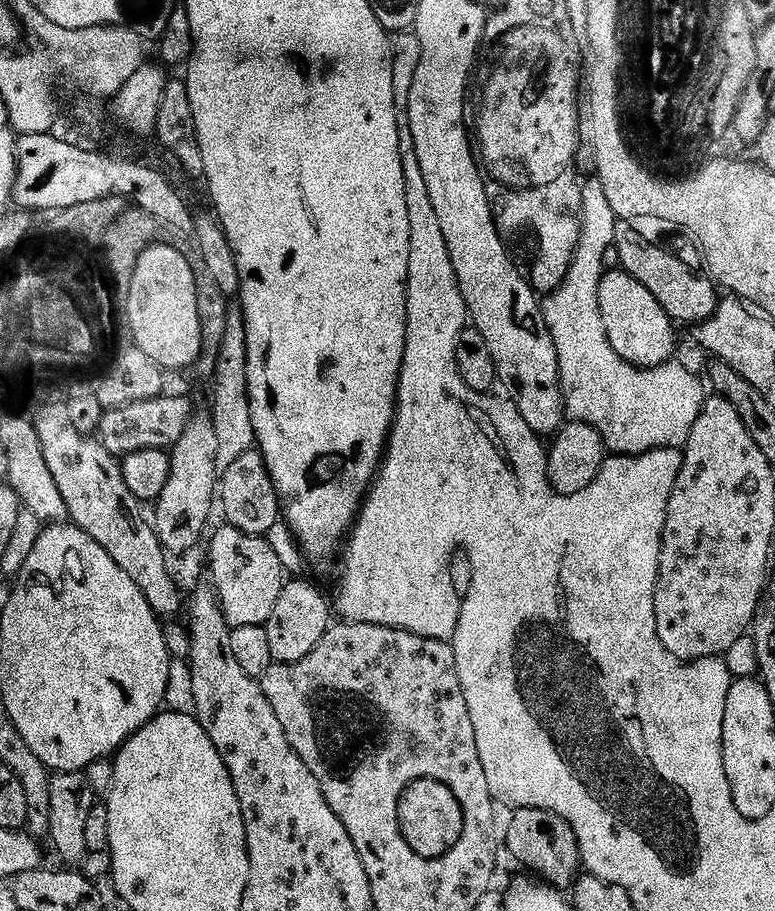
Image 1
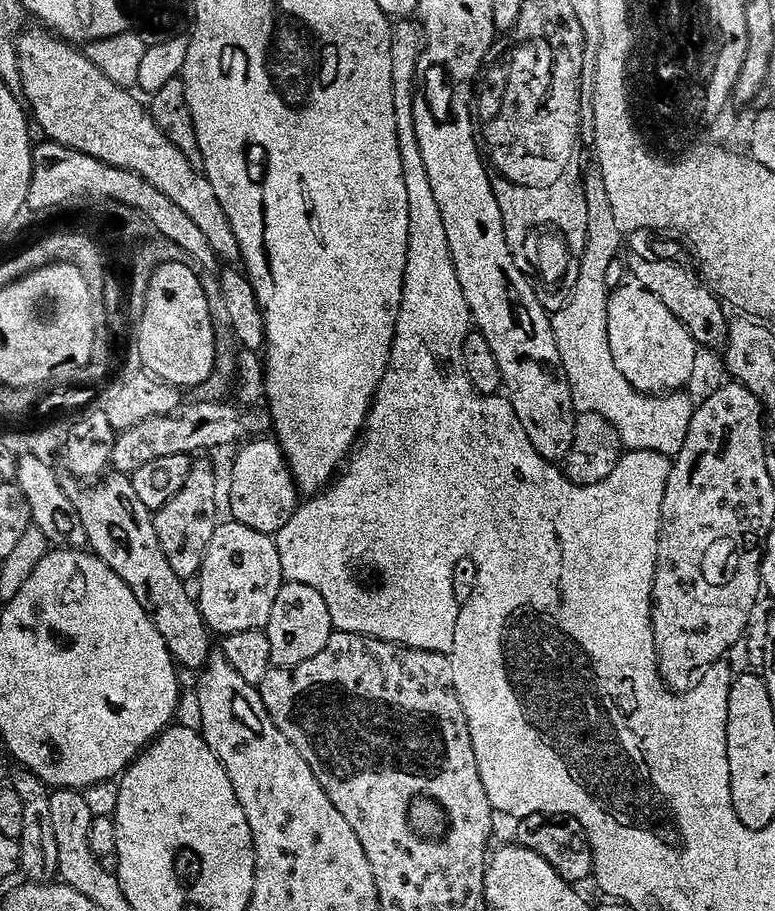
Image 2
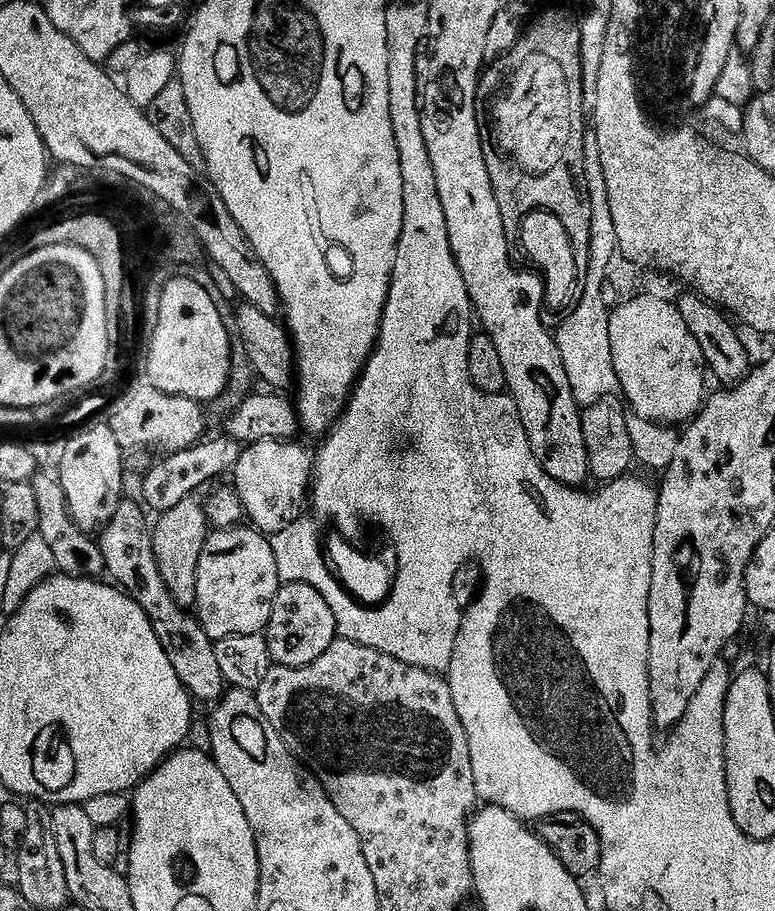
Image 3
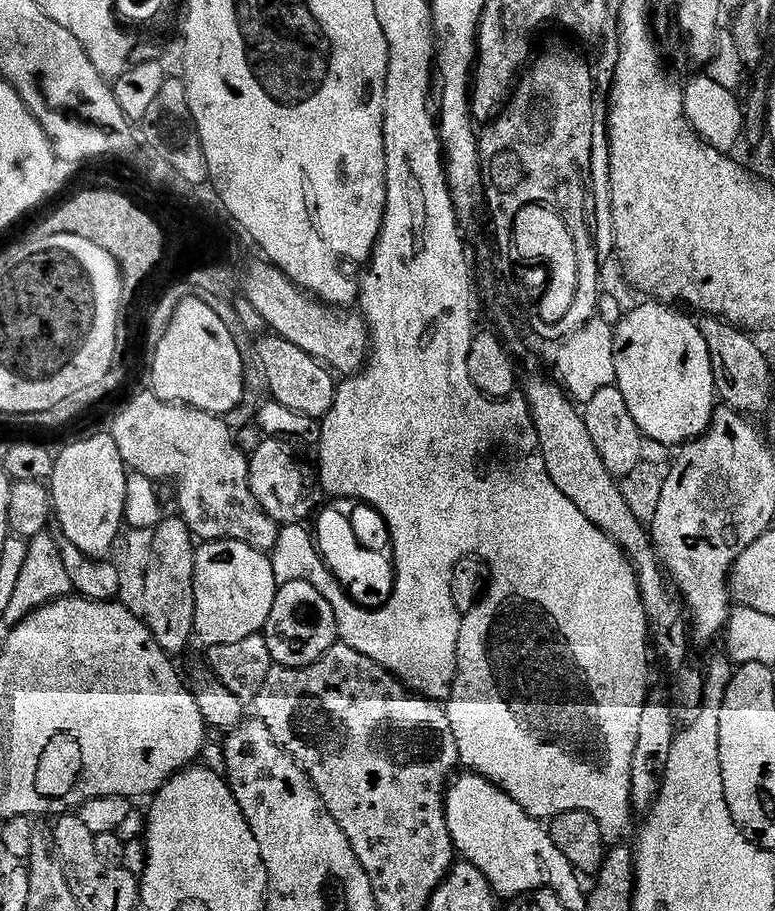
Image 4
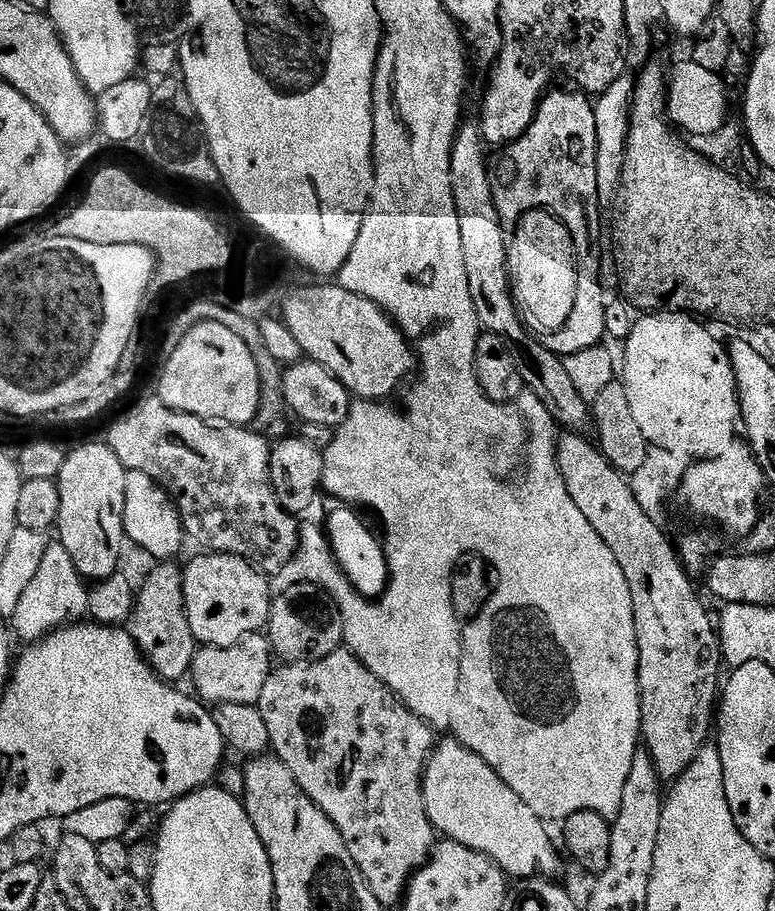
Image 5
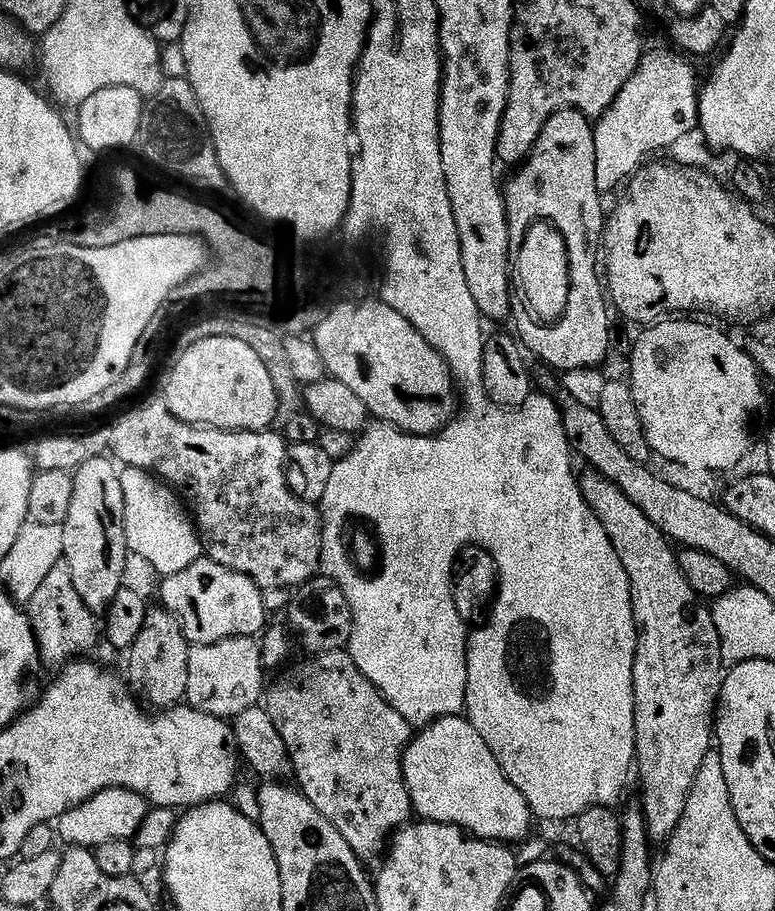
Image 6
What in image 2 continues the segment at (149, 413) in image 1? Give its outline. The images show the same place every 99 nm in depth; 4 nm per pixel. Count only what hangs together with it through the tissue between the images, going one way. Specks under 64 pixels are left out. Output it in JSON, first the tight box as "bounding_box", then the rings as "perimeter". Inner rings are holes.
{"bounding_box":[111,402,271,475],"perimeter":[[[230,402],[183,405],[177,414],[147,419],[136,427],[128,428],[115,437],[111,467],[119,475],[134,475],[146,464],[158,458],[174,455],[195,455],[198,450],[222,448],[242,444],[265,435],[271,427],[271,417],[260,408],[245,408]]]}

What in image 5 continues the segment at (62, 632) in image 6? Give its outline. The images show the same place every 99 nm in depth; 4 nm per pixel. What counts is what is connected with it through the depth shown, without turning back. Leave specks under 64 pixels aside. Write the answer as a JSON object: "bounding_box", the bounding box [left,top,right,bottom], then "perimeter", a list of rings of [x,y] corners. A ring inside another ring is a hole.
{"bounding_box":[10,540,89,644],"perimeter":[[[59,540],[49,541],[37,574],[34,574],[30,585],[26,586],[26,591],[10,618],[13,635],[17,639],[20,637],[26,640],[25,643],[33,644],[57,628],[85,619],[88,613],[89,591],[68,550]]]}

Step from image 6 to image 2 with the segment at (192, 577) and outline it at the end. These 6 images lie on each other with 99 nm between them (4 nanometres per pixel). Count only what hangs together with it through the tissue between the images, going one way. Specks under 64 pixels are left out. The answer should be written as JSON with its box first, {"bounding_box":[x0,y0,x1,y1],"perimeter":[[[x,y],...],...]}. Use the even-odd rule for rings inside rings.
{"bounding_box":[198,523,286,638],"perimeter":[[[221,523],[214,530],[198,577],[200,613],[209,633],[220,638],[246,630],[267,629],[278,590],[282,590],[286,582],[275,539],[258,530],[250,530],[250,526],[227,523]]]}

